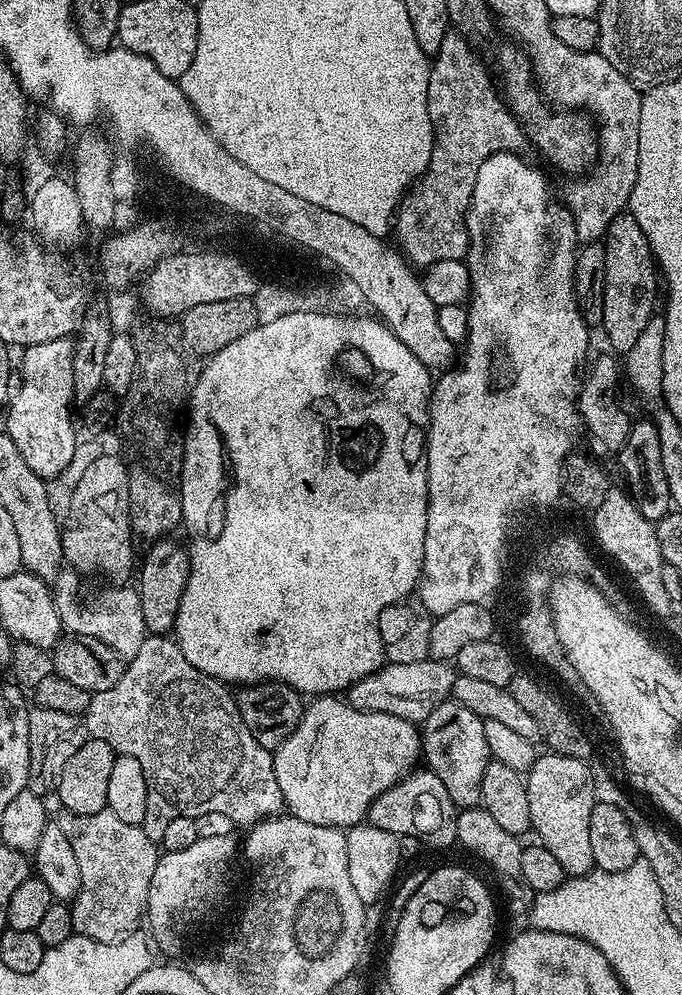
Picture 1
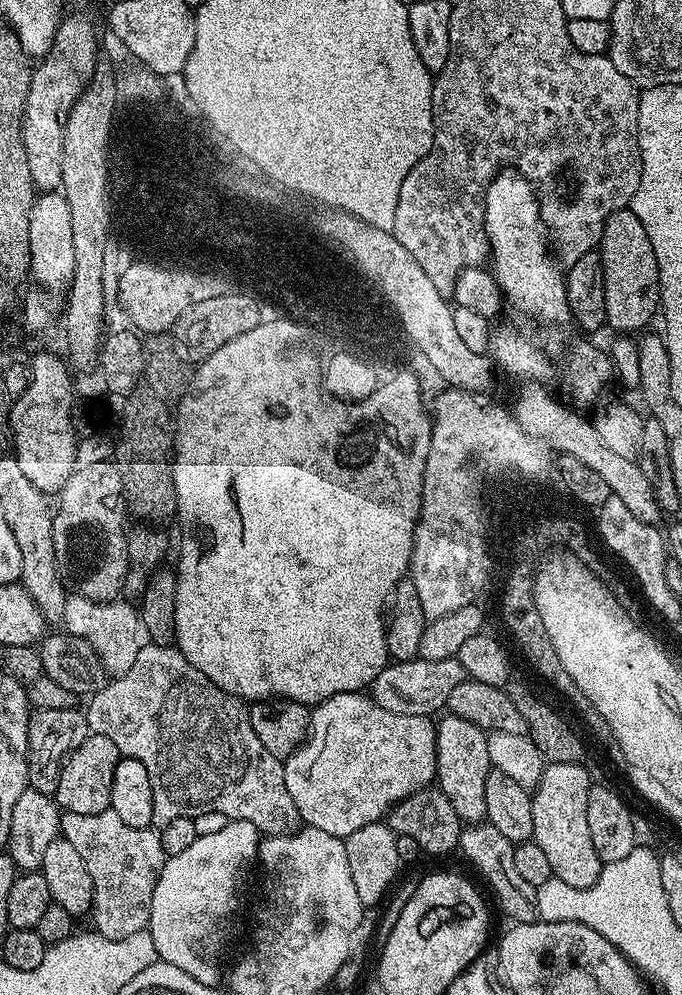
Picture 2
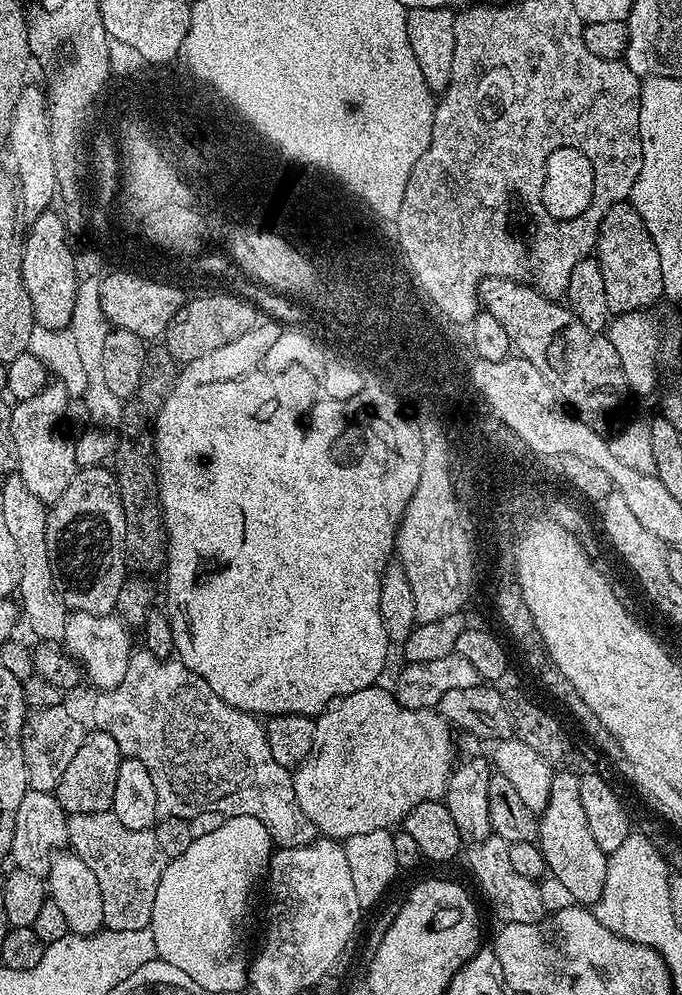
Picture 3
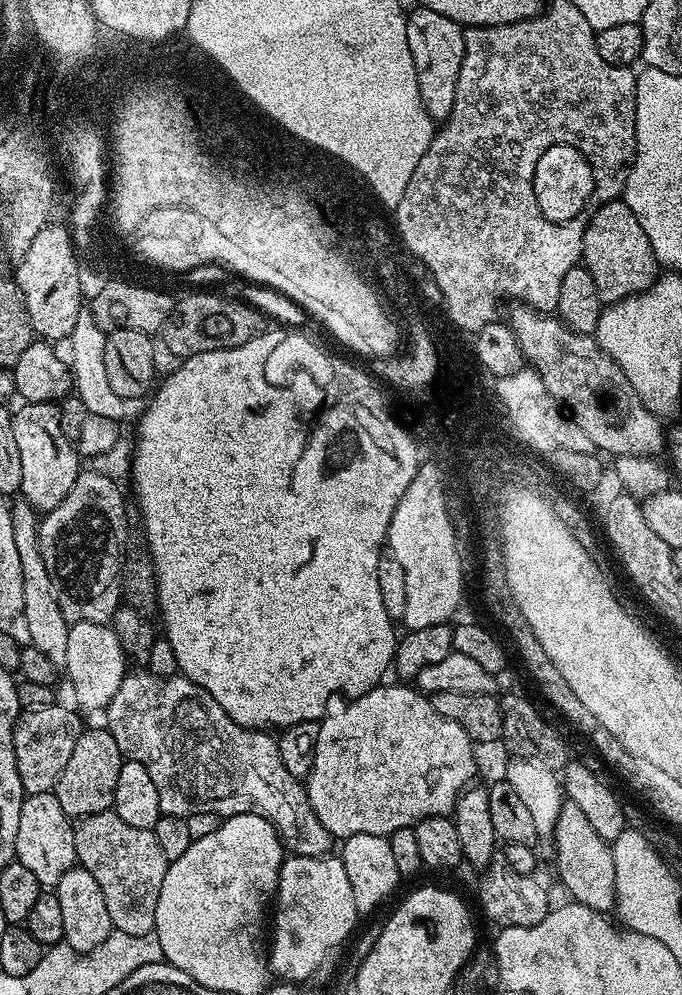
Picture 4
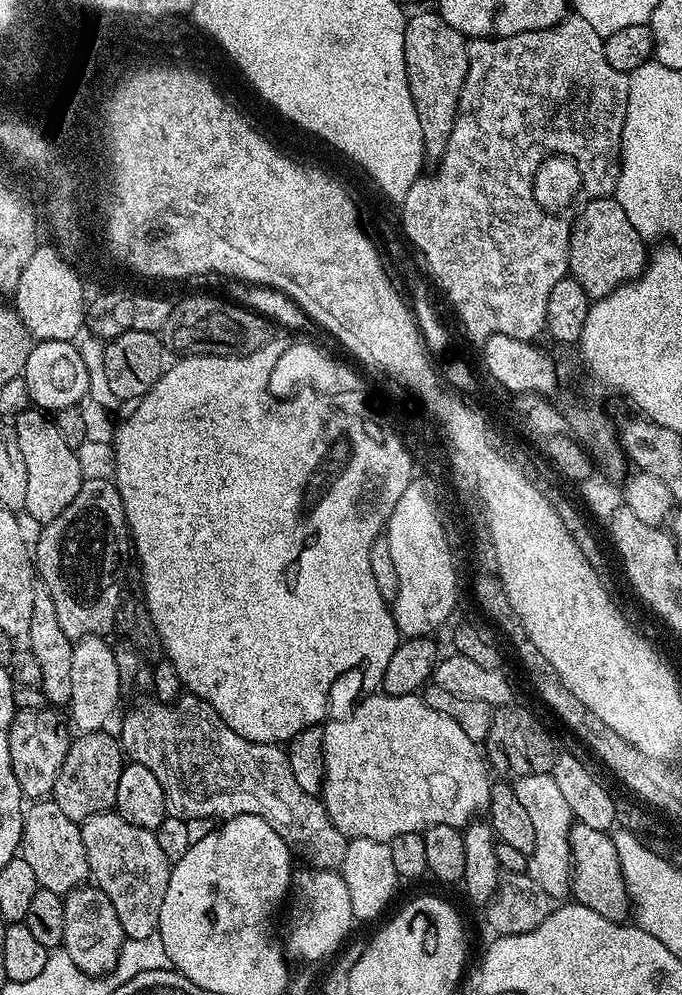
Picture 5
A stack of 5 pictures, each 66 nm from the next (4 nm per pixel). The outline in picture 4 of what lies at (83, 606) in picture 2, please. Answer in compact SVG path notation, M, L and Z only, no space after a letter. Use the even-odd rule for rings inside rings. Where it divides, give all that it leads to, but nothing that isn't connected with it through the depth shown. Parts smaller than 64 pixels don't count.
M78 622L71 625L66 638L66 662L63 671L68 671L72 692L76 700L88 712L99 713L107 708L110 698L118 694L126 675L124 648L120 645L122 636L115 627L94 622ZM113 628L113 629L112 629Z

